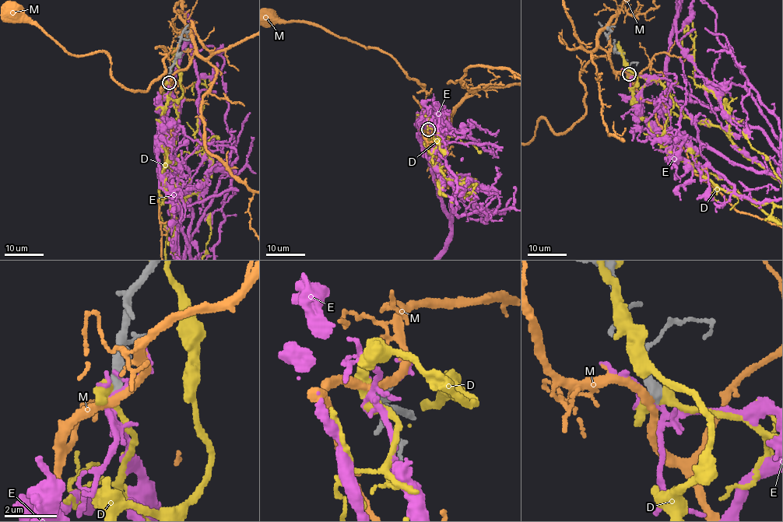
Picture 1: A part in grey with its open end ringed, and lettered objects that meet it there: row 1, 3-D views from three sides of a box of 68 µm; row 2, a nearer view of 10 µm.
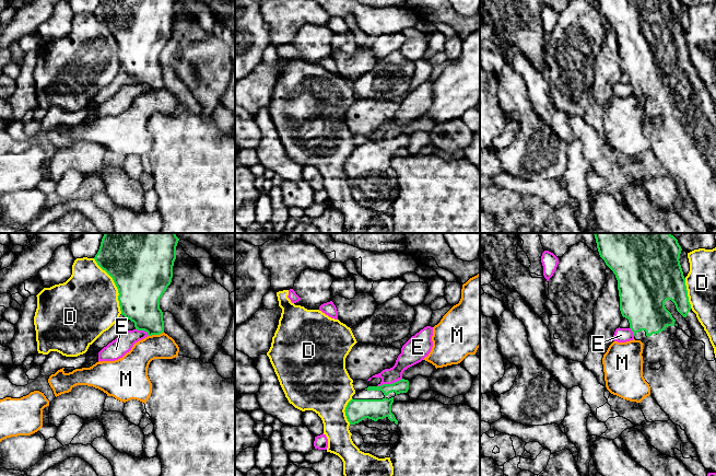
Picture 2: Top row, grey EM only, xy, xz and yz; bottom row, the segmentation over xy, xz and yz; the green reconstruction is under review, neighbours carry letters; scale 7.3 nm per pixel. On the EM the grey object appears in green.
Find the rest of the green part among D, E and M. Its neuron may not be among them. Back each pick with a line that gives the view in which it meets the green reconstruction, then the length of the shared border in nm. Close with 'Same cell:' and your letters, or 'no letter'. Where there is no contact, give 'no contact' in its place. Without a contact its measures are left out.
Same cell: no letter

